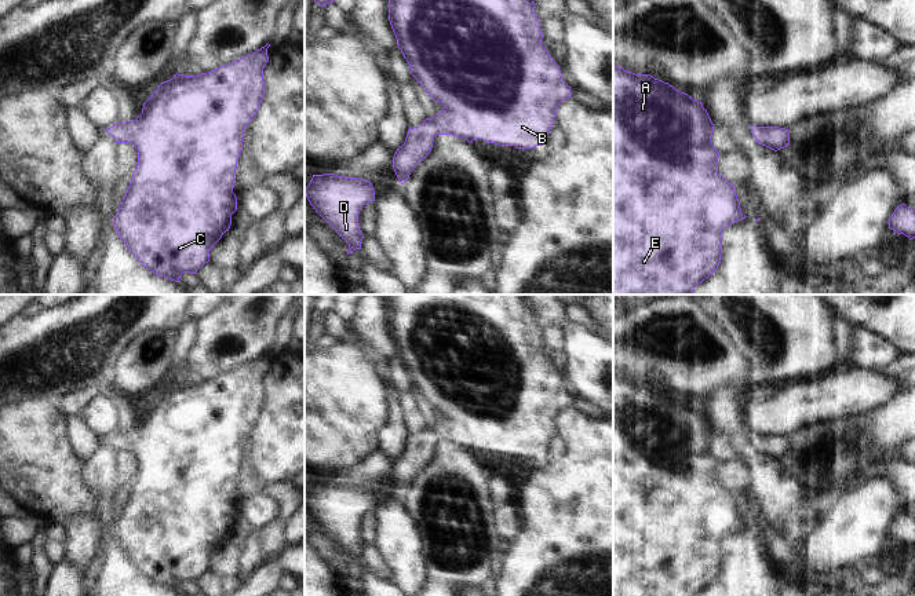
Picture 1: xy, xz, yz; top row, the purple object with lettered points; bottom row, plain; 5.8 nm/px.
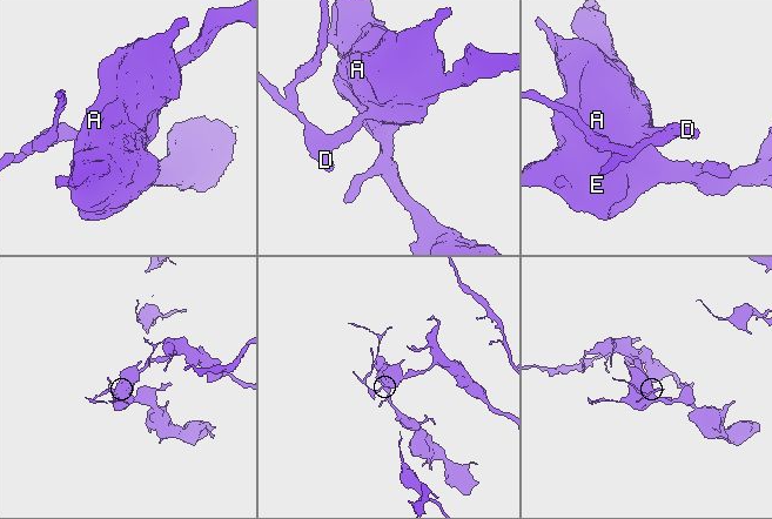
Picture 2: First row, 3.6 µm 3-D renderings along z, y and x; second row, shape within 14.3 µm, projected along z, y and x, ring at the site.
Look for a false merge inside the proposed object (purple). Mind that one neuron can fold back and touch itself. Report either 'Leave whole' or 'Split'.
Leave whole.

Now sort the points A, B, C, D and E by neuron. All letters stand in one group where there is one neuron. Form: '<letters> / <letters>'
A B C D E

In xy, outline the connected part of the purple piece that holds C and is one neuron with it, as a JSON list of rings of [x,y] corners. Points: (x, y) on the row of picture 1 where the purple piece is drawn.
[[[267,43],[244,58],[198,76],[174,74],[157,87],[135,120],[117,121],[105,129],[116,143],[132,143],[138,150],[138,165],[113,217],[113,227],[136,260],[156,275],[179,282],[183,273],[196,274],[209,262],[211,248],[232,226],[232,215],[237,211],[233,193],[237,160],[244,131],[265,95],[263,69],[269,62],[269,47]]]

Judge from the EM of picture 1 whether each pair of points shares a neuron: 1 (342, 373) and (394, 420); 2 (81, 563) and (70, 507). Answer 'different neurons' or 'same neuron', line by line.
1: different neurons
2: different neurons

